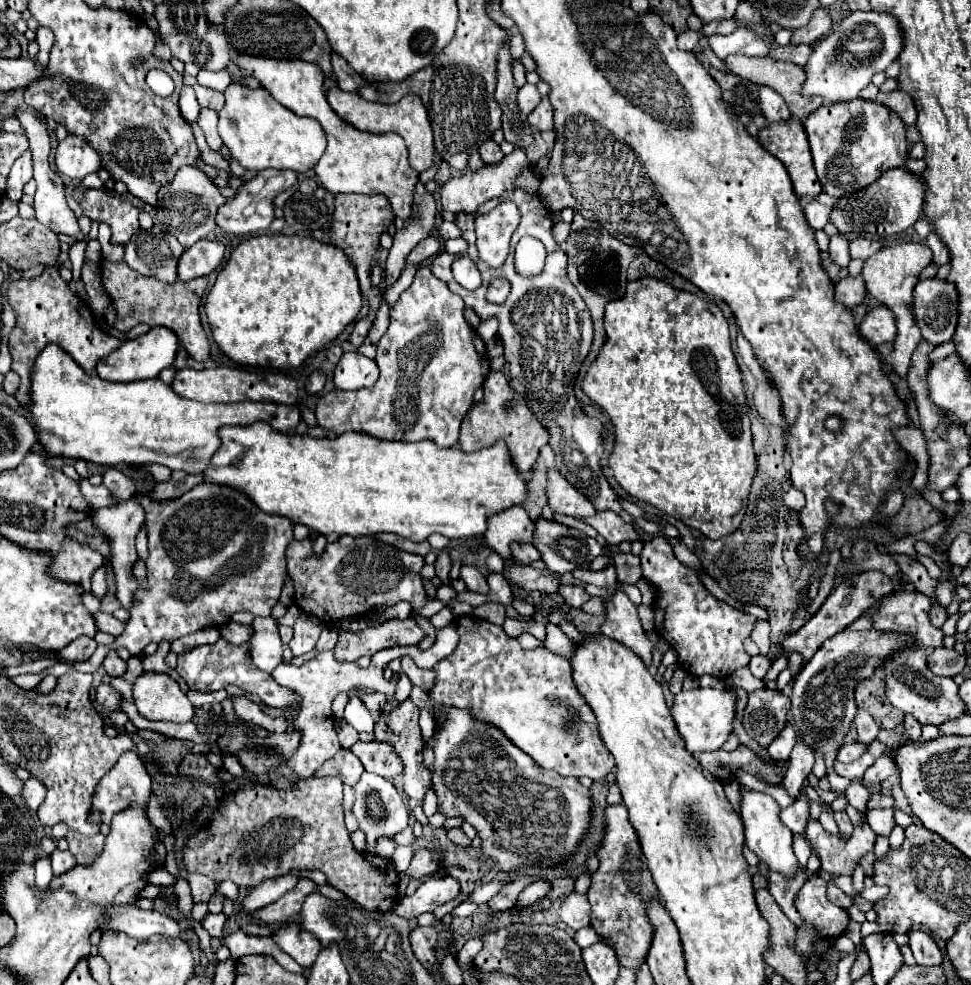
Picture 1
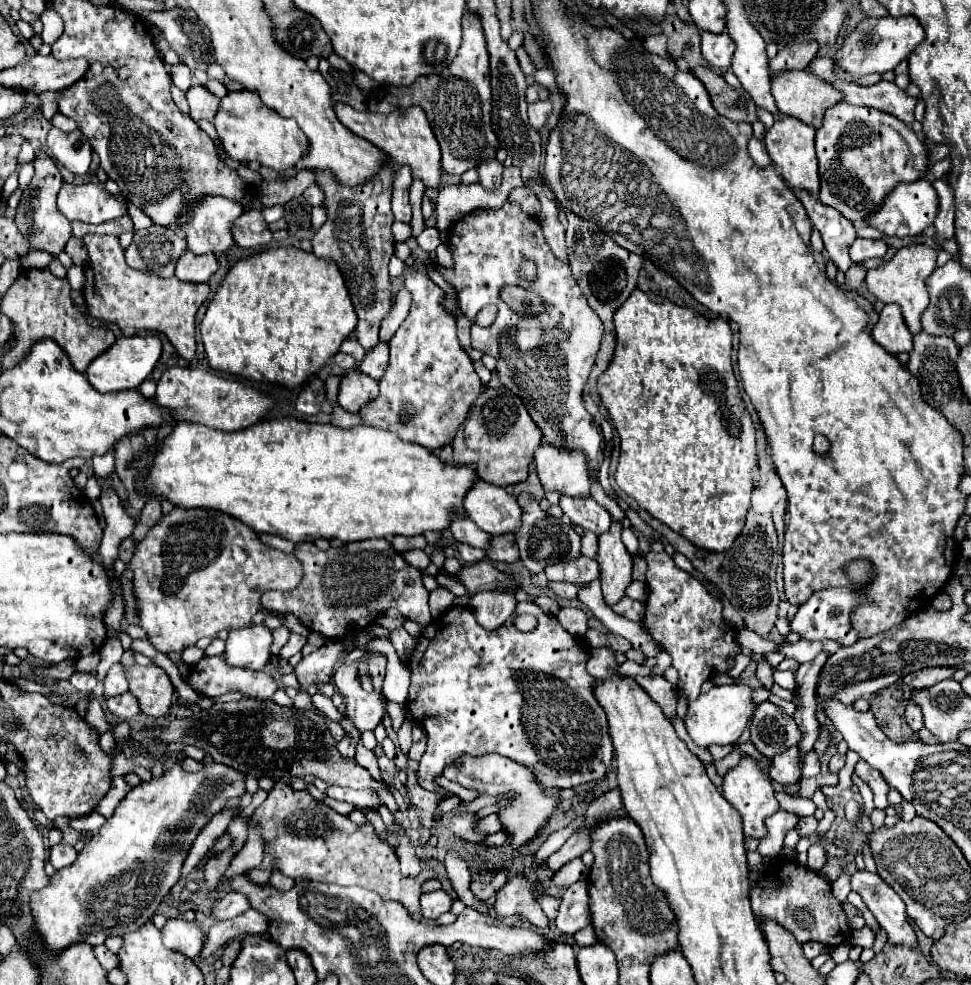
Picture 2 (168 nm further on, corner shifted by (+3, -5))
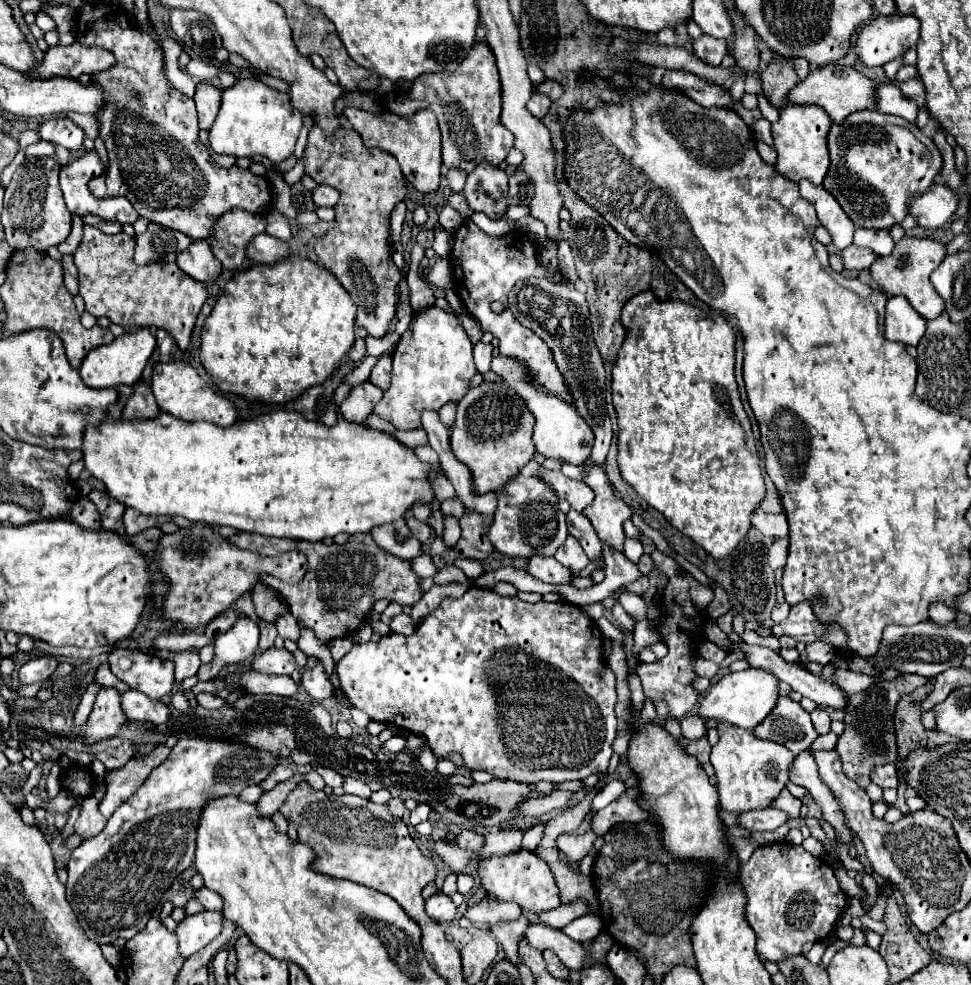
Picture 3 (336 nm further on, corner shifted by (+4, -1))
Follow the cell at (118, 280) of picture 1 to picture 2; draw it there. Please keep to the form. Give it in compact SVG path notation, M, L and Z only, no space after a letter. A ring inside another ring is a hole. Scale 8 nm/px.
M86 234L82 240L90 256L84 286L90 316L118 324L124 336L134 336L142 330L162 332L182 358L192 360L196 354L196 312L208 298L208 284L190 284L176 276L162 280L154 274L130 268L124 262L124 250L116 236Z

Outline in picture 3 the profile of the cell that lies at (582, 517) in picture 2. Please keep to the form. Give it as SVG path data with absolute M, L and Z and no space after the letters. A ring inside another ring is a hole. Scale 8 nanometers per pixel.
M539 468L539 478L545 480L561 500L567 500L571 504L571 508L583 512L585 506L589 506L589 502L593 500L593 490L581 482L581 480L571 480L567 476L563 476L561 470L545 470Z

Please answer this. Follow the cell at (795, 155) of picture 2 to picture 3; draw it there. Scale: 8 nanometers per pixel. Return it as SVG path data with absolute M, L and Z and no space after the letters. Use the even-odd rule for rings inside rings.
M787 104L781 108L781 118L773 124L773 140L777 150L777 172L785 178L799 182L801 178L813 180L813 184L821 184L827 170L829 170L829 148L827 148L827 134L833 126L833 120L825 114L821 106L815 104Z

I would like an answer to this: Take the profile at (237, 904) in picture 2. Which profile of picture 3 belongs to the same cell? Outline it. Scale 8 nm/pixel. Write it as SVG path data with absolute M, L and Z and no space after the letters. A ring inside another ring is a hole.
M205 886L199 888L199 890L193 890L193 898L199 900L207 910L222 912L223 899L221 896L217 896L213 890L205 888Z

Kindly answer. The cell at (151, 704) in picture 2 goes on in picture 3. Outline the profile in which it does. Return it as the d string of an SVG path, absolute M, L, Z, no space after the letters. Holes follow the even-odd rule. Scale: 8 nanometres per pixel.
M117 648L109 654L111 672L129 684L129 688L147 694L149 698L163 698L173 688L173 670L175 664L171 660L163 660L153 654L145 654L139 650Z

